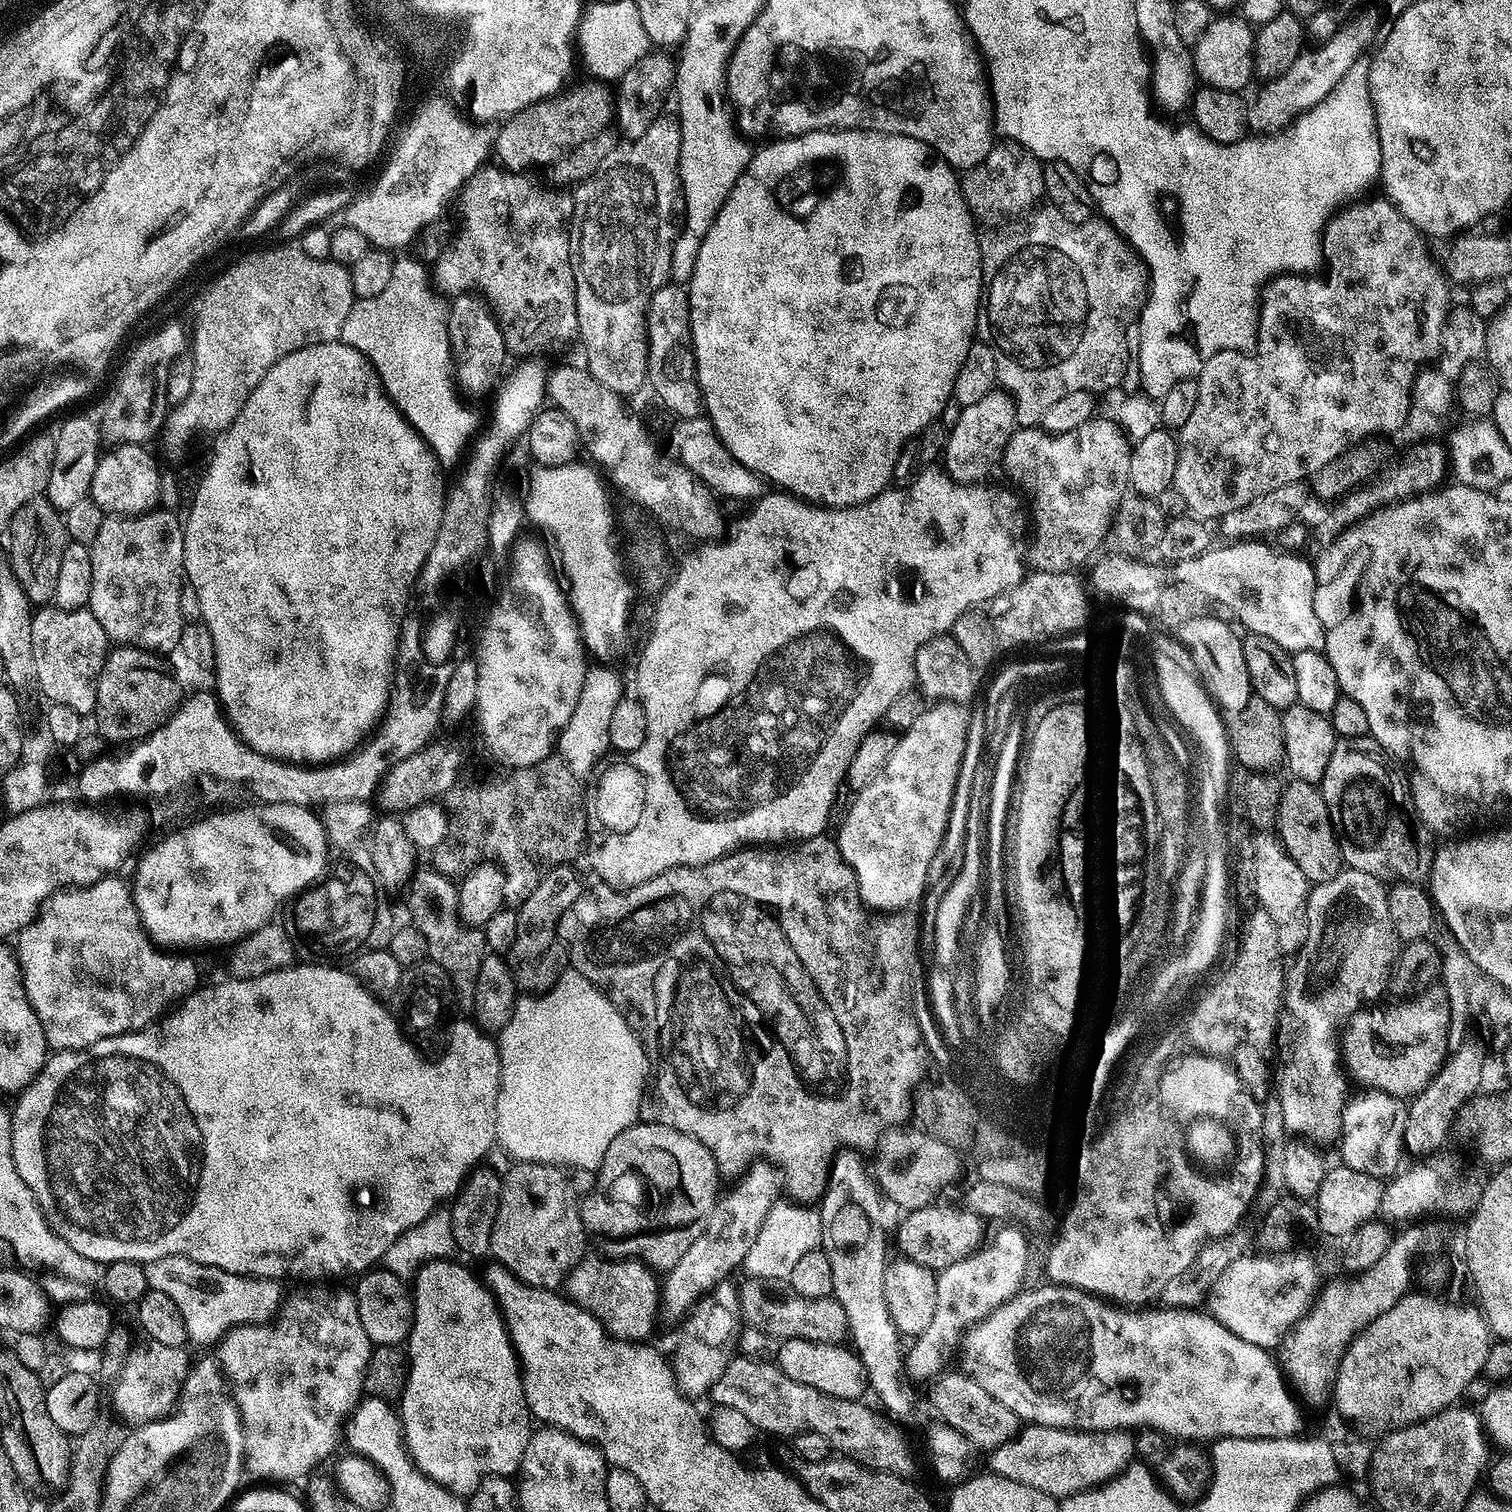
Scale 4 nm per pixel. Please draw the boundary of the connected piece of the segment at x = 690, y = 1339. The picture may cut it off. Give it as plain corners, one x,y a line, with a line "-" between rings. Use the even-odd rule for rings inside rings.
731,1279
720,1281
706,1296
701,1296
691,1312
683,1317
684,1329
680,1332
680,1341
676,1344
676,1357
671,1357
672,1373
676,1375
676,1384
689,1398
707,1397
714,1382
722,1376
722,1370
732,1360
737,1351
736,1339
742,1327
738,1315
740,1293

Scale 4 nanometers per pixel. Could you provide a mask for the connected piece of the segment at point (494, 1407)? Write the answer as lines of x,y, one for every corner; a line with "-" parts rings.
455,1259
432,1260
424,1265
414,1277
414,1307
412,1309
412,1329
406,1341
406,1355
408,1358
408,1377
404,1393
398,1401
398,1415
404,1433
404,1442
408,1446
408,1452
412,1460
434,1482
438,1482
443,1488
448,1488
461,1498
467,1498
478,1490
478,1486
484,1483
490,1476
511,1477
519,1473
520,1463
524,1457
524,1451
529,1438
534,1431
534,1417
528,1411
526,1394
524,1393
524,1377
519,1360
516,1359
516,1351
512,1348
512,1340
504,1325
504,1319
500,1317
500,1310
496,1307
496,1301
492,1298
492,1292
479,1275
476,1276
468,1268
455,1264

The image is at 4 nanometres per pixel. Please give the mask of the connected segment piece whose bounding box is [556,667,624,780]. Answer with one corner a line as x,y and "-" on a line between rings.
592,667
585,673
582,692
578,696
578,702
569,722
560,732
556,748
559,755
570,766
571,772
579,780
593,770
605,750
611,747
609,742
610,717
614,712
614,706
623,699
624,690
619,676
608,668

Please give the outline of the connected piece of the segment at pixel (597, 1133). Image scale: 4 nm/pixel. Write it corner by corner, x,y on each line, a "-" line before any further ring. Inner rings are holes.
571,970
561,971
551,988
539,994
521,995
515,1001
509,1020
498,1033
500,1089
496,1098
496,1115
494,1117
496,1144
504,1147
513,1156
511,1158
513,1161
526,1164
552,1164
569,1170
580,1170
576,1168
596,1170
599,1169
610,1142
614,1142
614,1138
618,1138
618,1134
622,1134
622,1130
631,1128
633,1124
637,1123
640,1099
644,1093
646,1061
637,1033
633,1031
629,1023
627,1026
620,1016
623,1016
621,1009
617,1008
595,984
589,982
582,974

